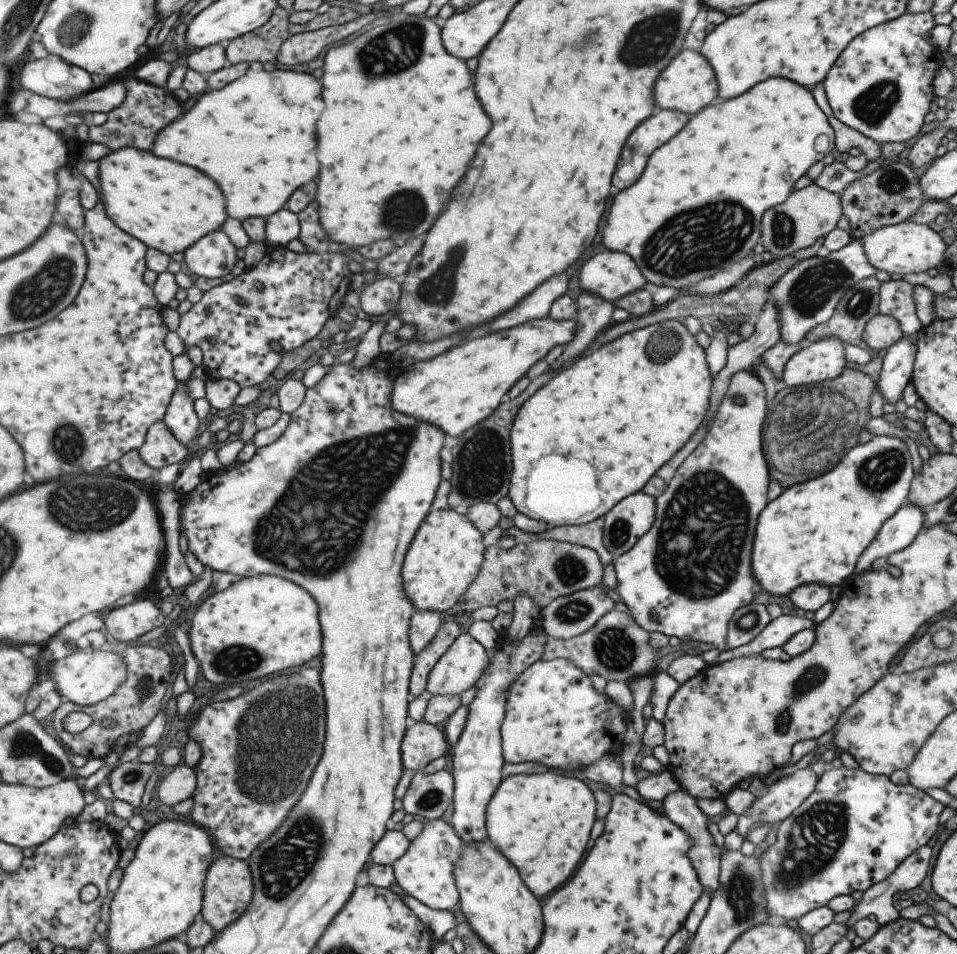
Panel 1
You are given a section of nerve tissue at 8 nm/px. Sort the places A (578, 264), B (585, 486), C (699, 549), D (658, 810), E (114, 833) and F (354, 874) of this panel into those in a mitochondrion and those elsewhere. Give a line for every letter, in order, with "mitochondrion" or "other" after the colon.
A: other
B: other
C: mitochondrion
D: other
E: other
F: other

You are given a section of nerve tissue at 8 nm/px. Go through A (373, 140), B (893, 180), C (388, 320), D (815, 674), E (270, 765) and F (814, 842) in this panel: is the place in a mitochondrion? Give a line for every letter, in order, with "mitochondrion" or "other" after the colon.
A: other
B: mitochondrion
C: other
D: mitochondrion
E: mitochondrion
F: mitochondrion

